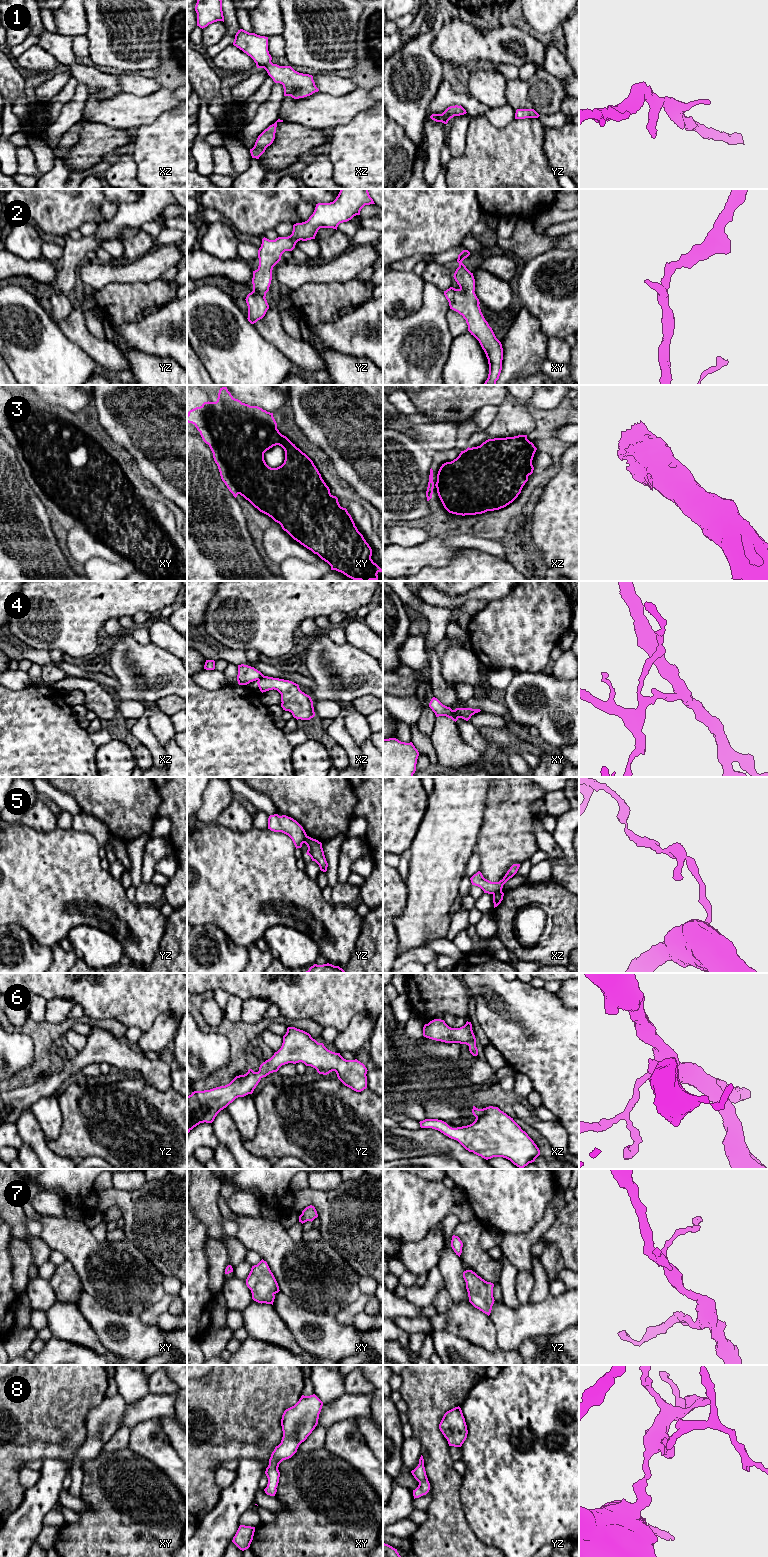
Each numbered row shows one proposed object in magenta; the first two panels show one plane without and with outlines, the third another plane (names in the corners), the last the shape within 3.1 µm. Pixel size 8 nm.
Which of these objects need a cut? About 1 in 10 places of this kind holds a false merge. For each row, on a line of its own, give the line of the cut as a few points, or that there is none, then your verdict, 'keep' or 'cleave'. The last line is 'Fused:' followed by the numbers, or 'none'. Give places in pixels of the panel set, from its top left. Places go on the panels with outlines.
1: no cut | keep
2: no cut | keep
3: no cut | keep
4: xy (454, 710), (459, 717) | cleave
5: xz (501, 890), (493, 895) | cleave
6: no cut | keep
7: no cut | keep
8: no cut | keep
Fused: 4, 5

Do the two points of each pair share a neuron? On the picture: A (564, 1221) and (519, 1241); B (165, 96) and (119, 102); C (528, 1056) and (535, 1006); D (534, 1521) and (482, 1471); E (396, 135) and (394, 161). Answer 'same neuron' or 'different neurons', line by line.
A: different neurons
B: same neuron
C: same neuron
D: same neuron
E: same neuron

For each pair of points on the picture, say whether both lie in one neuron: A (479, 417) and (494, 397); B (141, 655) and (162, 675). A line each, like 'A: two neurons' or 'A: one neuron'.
A: two neurons
B: one neuron

